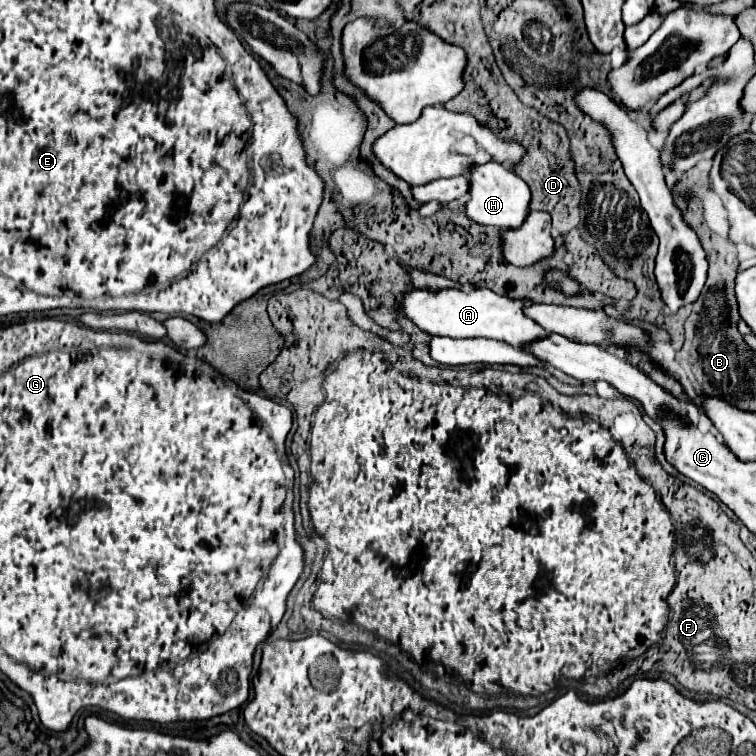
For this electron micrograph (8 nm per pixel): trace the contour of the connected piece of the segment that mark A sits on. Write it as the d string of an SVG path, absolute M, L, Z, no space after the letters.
M488 288L480 290L442 290L442 292L428 292L428 290L412 290L402 296L400 310L422 330L432 336L450 336L450 338L492 338L512 344L514 348L528 346L536 340L548 338L548 332L534 322L530 316L524 314L532 300L528 298L508 298L500 296Z

